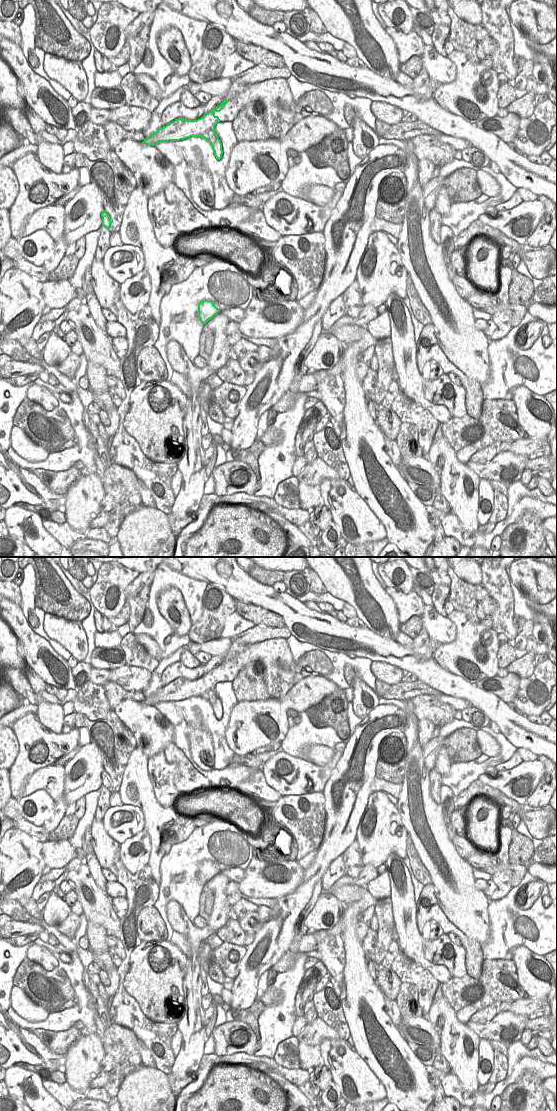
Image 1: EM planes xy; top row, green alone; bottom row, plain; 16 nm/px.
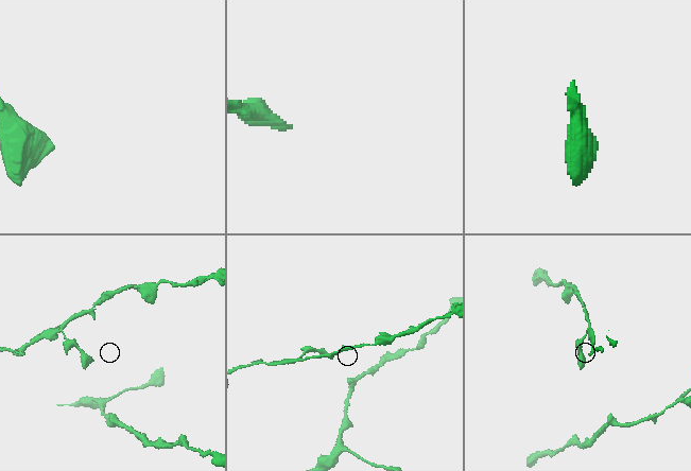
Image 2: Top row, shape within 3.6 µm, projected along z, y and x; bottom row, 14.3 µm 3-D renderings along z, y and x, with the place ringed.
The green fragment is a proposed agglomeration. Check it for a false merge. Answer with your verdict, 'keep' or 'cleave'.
keep

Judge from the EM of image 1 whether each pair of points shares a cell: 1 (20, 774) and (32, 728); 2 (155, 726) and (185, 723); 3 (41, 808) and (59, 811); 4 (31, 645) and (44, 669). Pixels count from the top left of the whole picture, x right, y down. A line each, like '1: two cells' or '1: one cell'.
1: one cell
2: two cells
3: two cells
4: one cell

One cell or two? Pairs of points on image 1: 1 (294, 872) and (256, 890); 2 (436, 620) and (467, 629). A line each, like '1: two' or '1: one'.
1: one
2: two

